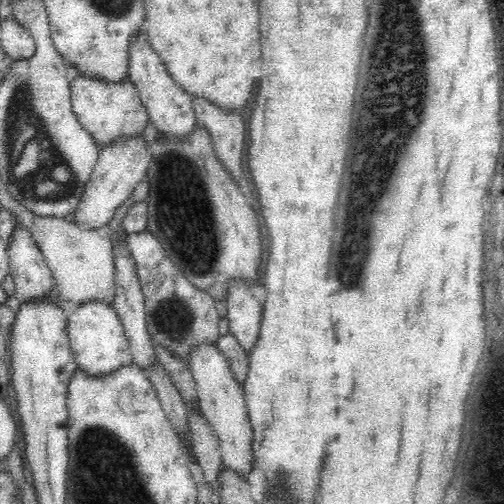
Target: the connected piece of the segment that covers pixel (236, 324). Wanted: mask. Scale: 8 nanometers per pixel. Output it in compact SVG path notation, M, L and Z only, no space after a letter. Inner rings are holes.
M244 281L230 283L226 307L229 332L236 337L246 355L252 355L251 350L258 342L263 307Z

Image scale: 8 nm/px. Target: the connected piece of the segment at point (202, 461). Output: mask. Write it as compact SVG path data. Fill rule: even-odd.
M190 409L187 411L196 461L212 490L218 492L220 490L219 476L226 468L221 457L218 439L212 433L212 427L202 413L192 413Z

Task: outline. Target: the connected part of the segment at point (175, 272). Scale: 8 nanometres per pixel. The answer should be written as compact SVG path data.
M149 231L136 232L126 238L126 245L130 257L134 259L136 265L136 276L144 296L146 324L148 334L152 337L154 345L158 345L176 357L180 357L186 368L189 368L189 358L191 352L200 345L216 345L220 338L218 331L218 319L220 315L216 311L215 301L206 291L196 288L190 281L178 270L178 267L168 258L165 248L160 241Z

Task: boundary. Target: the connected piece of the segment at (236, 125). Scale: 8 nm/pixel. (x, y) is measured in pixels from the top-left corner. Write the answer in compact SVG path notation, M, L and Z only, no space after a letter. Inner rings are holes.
M193 98L193 109L198 126L206 129L210 135L215 153L226 173L245 189L242 180L242 152L246 140L246 126L239 113L228 113L210 101Z

